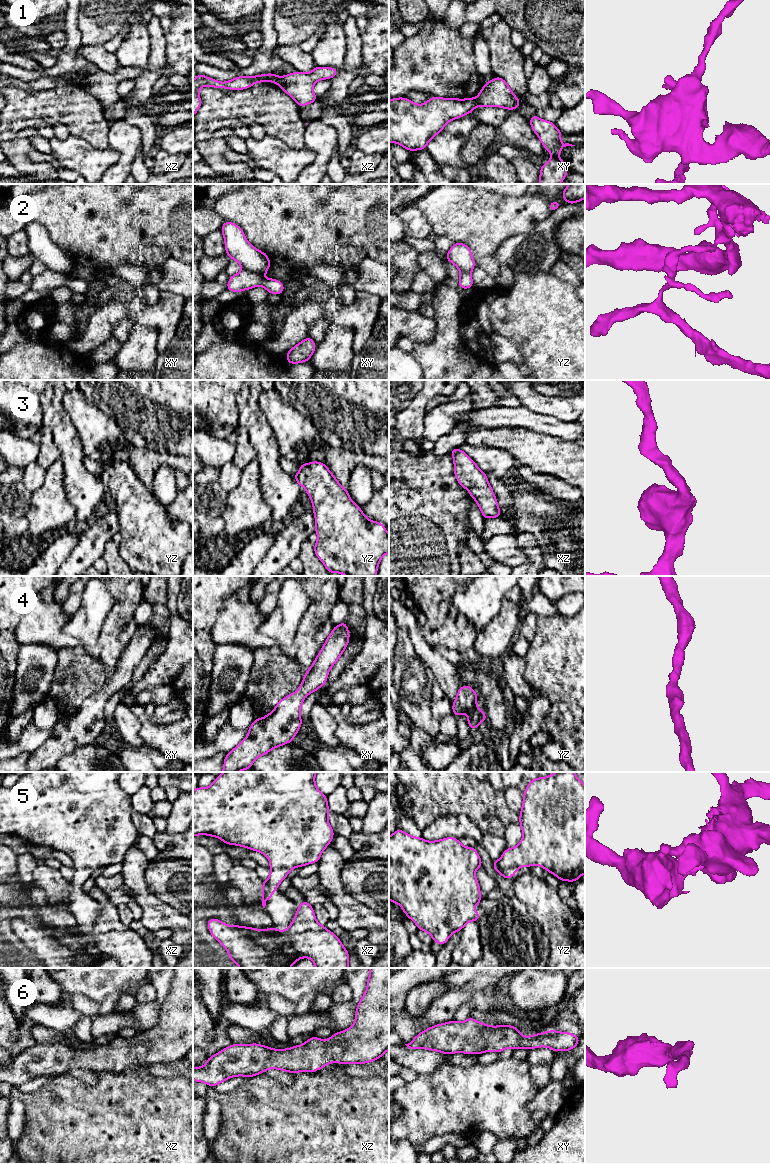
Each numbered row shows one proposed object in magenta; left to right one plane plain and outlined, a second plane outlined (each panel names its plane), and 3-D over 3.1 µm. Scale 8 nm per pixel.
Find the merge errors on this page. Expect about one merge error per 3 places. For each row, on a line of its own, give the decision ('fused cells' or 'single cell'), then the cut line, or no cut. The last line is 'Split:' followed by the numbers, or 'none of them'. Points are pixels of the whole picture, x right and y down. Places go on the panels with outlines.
1: fused cells | xy (476, 98), (477, 105)
2: fused cells | xy (243, 268), (262, 275)
3: single cell | no cut
4: single cell | no cut
5: fused cells | yz (495, 861), (503, 869), (514, 868)
6: single cell | no cut
Split: 1, 2, 5

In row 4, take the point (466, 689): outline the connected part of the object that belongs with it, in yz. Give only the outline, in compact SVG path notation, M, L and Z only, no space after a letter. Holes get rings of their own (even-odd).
M463 685L458 689L457 697L452 703L454 716L468 714L467 722L470 729L478 729L482 721L487 722L485 711L477 707L477 698L478 695L471 686Z

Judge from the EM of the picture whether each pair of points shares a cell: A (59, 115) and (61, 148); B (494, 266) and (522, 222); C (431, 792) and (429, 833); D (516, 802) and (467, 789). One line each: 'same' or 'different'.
A: different
B: same
C: different
D: different

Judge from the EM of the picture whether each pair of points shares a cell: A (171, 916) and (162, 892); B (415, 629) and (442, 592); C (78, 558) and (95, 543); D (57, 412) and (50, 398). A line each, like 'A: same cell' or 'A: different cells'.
A: different cells
B: different cells
C: same cell
D: same cell

